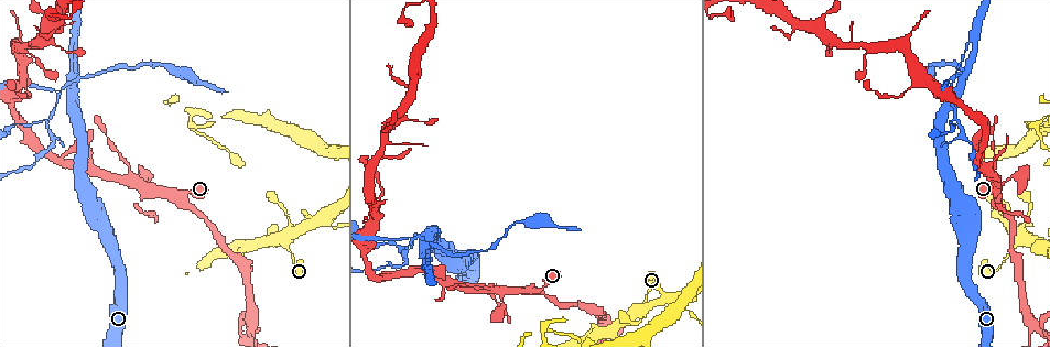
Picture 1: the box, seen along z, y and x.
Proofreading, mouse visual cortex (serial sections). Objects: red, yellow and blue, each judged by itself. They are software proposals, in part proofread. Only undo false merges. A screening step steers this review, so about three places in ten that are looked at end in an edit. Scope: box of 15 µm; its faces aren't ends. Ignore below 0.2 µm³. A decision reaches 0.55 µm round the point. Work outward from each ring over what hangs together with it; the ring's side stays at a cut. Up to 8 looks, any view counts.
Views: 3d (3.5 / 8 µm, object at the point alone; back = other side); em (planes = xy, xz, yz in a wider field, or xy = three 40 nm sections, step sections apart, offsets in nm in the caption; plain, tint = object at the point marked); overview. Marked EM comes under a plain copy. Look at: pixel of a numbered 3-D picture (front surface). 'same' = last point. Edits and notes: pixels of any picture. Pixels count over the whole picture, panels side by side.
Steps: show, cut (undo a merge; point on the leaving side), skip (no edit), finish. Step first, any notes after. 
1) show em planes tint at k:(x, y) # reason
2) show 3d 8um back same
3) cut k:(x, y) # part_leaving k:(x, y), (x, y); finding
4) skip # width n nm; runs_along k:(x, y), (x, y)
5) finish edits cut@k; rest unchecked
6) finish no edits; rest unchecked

show 3d 3.5um at 1:(180, 196) # sharp bend

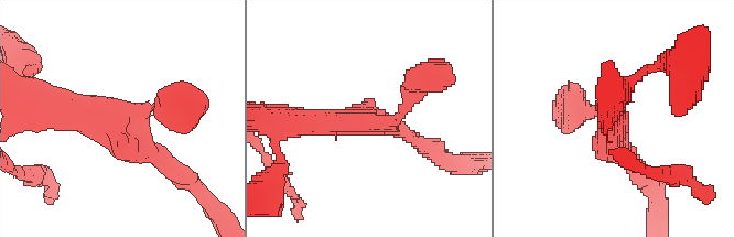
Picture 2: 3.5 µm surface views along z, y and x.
show em xy step 1 tint at 2:(367, 124) # need the tissue

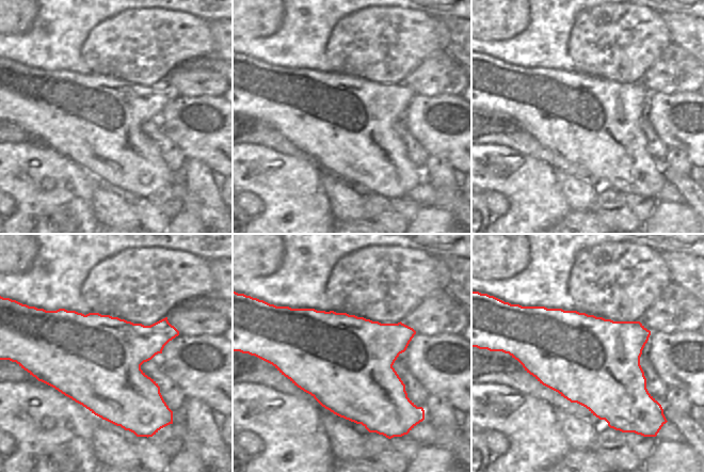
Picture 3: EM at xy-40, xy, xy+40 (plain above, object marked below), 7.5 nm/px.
skip # runs_along 2:(419, 83), (389, 122), (298, 122); all the same cell

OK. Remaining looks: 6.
show 3d 3.5um at 1:(975, 39) # abrupt turn

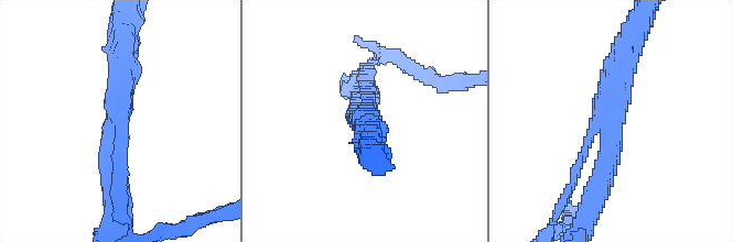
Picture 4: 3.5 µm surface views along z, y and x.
show em xy step 3 tint at 4:(609, 124) # arms 3; arm_widths 150, 300, 400 nm; now the EM

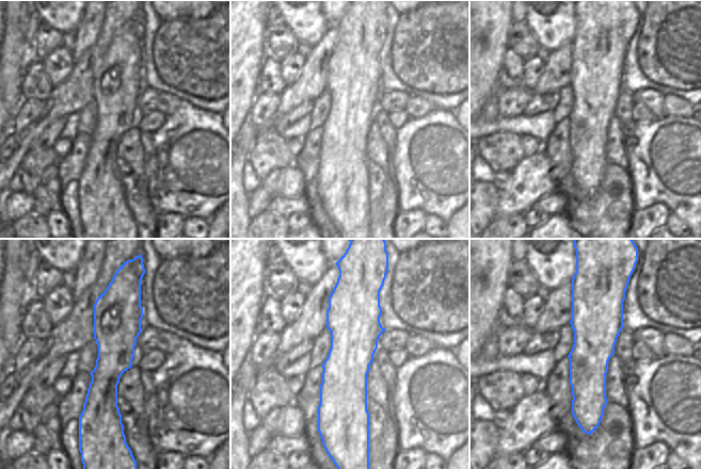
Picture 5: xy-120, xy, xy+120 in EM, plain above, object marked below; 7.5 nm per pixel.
show em xy step 2 tint same

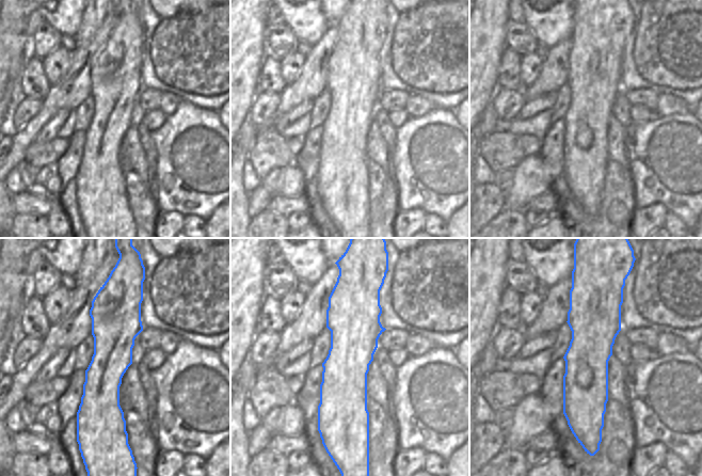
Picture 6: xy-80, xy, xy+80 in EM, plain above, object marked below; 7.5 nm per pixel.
skip # runs_along 6:(341, 287), (348, 411), (359, 428); one cell here

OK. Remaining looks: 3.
show 3d 8um back at 1:(952, 76) # a fork

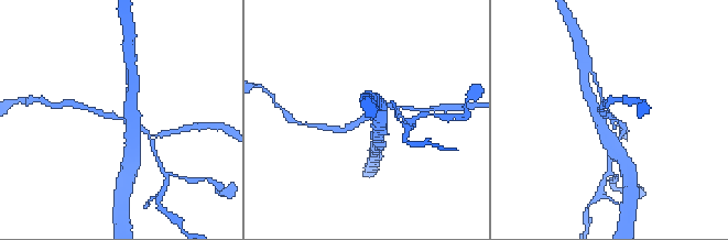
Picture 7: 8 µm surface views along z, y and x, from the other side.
show 3d 3.5um at 7:(610, 116) # zoom in

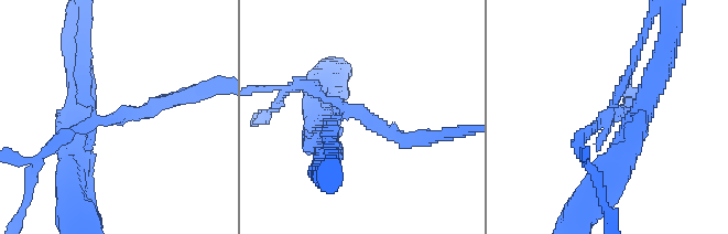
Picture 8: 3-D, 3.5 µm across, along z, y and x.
show em xy step 3 tint at 8:(100, 116) # arms 3; arm_widths 150, 200, 200 nm; need the tissue

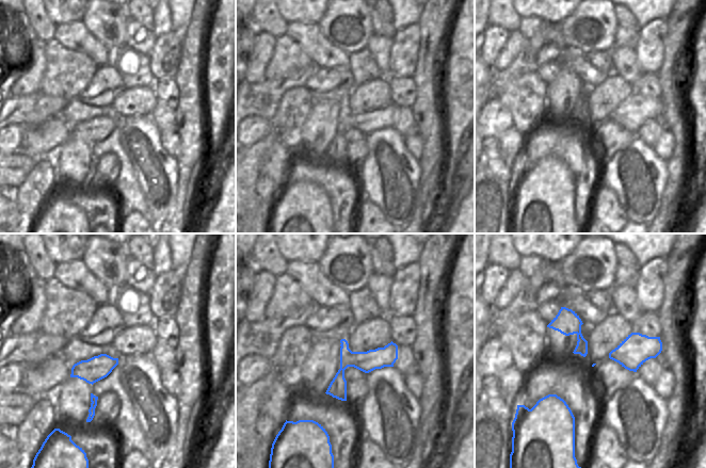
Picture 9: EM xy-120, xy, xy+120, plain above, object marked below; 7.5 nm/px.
cut 8:(578, 138) # part_leaving 8:(335, 119), (351, 108), (410, 139); two cells meet here

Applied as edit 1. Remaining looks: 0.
finish edits cut@8; rest unchecked

